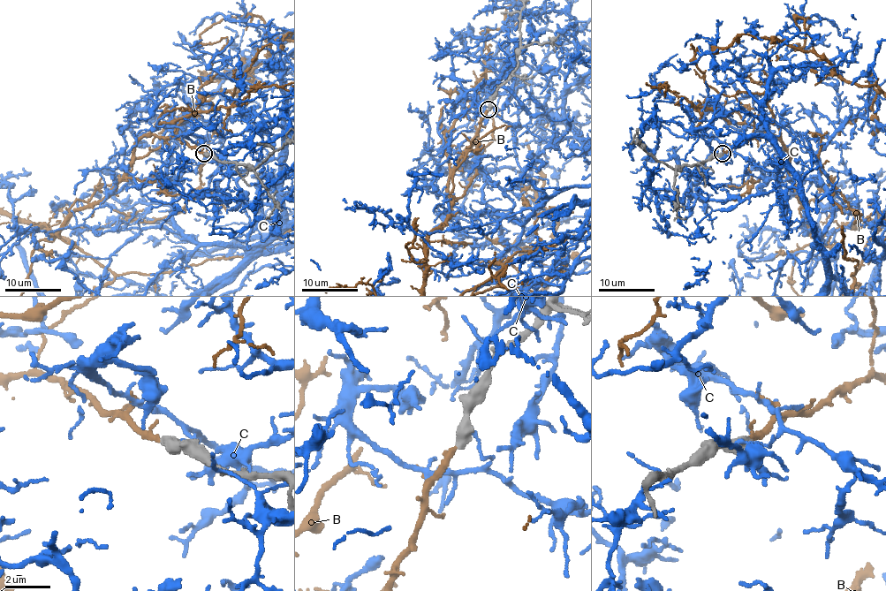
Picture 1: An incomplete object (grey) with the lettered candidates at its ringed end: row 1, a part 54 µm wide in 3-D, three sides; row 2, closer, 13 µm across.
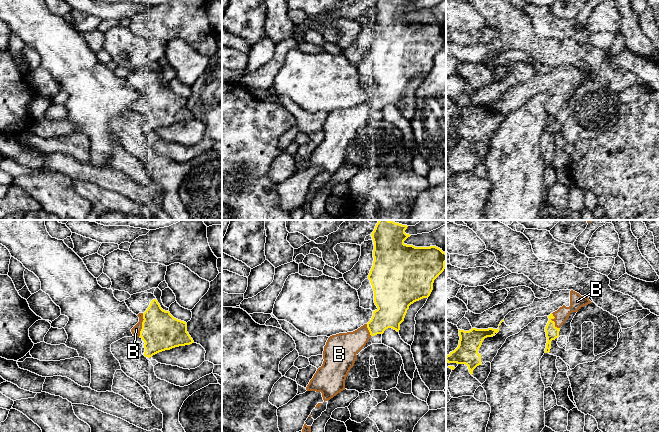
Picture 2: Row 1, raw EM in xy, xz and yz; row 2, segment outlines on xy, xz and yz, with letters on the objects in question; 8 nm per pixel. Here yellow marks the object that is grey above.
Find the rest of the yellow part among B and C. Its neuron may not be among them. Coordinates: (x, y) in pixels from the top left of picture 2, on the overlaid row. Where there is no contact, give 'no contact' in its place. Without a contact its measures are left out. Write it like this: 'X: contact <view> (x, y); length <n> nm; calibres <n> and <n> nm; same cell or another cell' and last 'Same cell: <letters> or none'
B: contact xy (142, 325); length 200 nm; calibres 300 and 70 nm; same cell
C: no contact; another cell
Same cell: B

